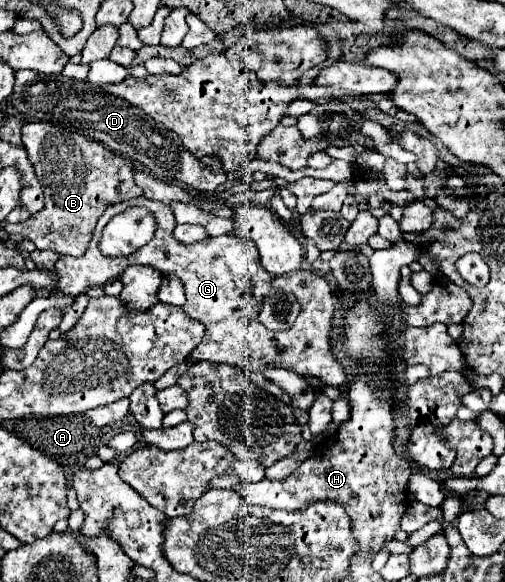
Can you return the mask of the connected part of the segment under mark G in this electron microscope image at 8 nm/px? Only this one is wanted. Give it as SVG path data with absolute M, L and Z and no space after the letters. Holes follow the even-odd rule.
M136 197L130 201L116 203L106 209L106 213L100 217L94 237L90 241L88 251L82 257L70 257L62 255L56 263L56 275L58 283L56 287L72 297L78 297L90 287L106 285L108 281L114 281L124 267L128 265L150 265L158 269L160 273L174 273L182 279L186 287L186 303L184 311L200 321L206 327L206 333L200 341L200 345L190 353L190 361L212 361L212 363L230 363L238 365L244 371L260 371L266 367L284 367L298 375L316 377L324 381L326 385L348 385L350 375L344 373L342 365L332 355L332 343L330 343L330 331L332 331L332 315L334 315L334 297L330 291L330 285L324 277L320 277L314 271L300 269L300 273L288 273L278 277L272 277L262 265L256 247L240 237L234 235L220 235L220 237L208 237L200 243L194 243L190 247L180 245L172 231L174 231L174 213L168 205L160 201L152 201L146 197ZM128 207L146 207L154 213L158 227L150 243L144 245L144 249L138 249L130 257L116 257L110 259L102 255L98 243L102 237L104 227L108 225L112 215L118 215L126 211ZM270 291L282 291L294 293L298 303L302 305L302 311L296 319L296 323L288 331L270 331L258 321L258 311L262 305L262 297Z

